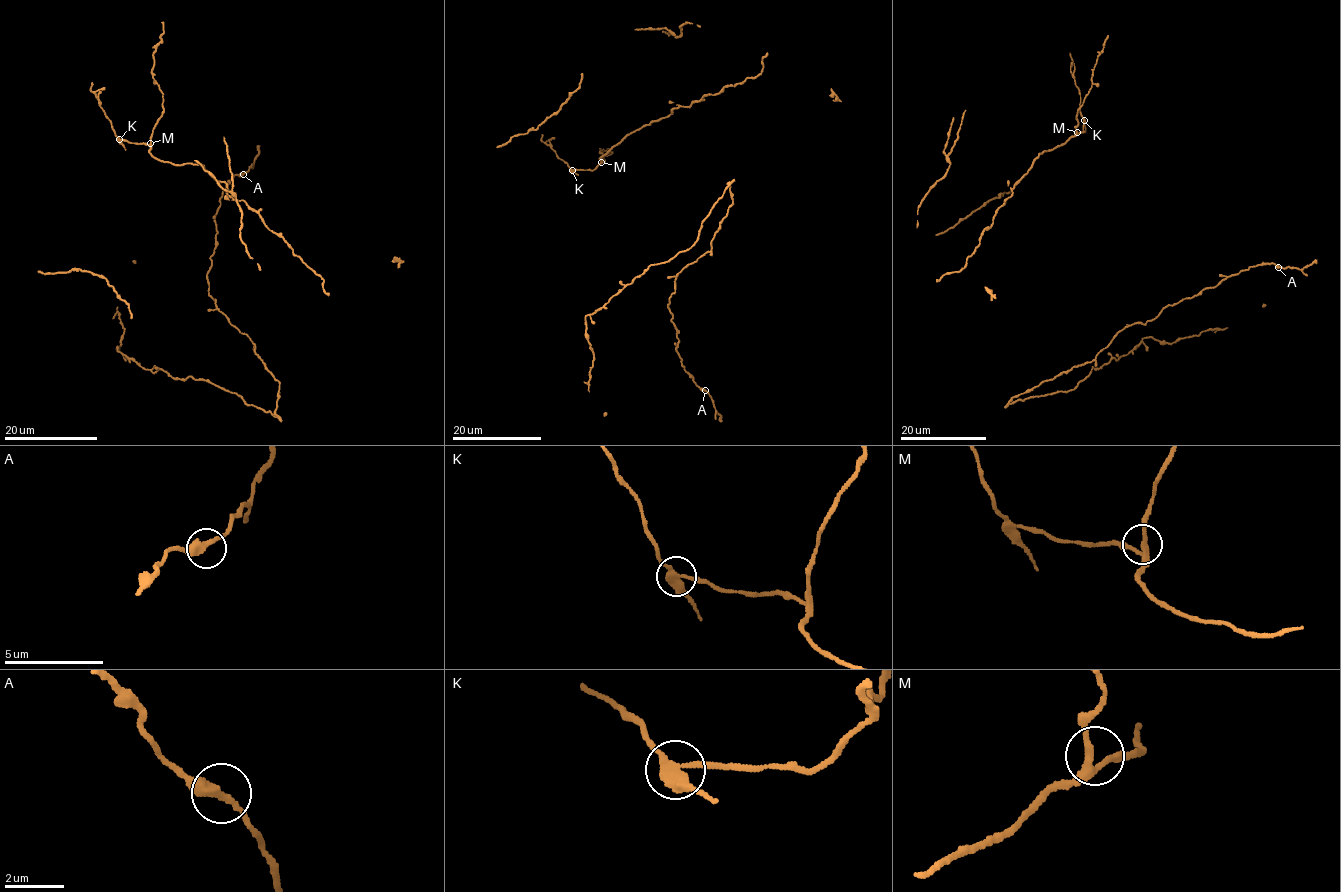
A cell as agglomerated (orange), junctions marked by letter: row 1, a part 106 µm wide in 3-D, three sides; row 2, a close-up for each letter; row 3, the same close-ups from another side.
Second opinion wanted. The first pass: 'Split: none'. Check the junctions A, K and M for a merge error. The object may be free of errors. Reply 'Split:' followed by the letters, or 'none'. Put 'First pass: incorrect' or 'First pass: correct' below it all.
Split: K
First pass: incorrect

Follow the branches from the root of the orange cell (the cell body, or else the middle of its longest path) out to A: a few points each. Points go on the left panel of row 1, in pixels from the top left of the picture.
A: (278, 380), (255, 353), (254, 344), (209, 295), (207, 273), (219, 198), (233, 176), (243, 174)

